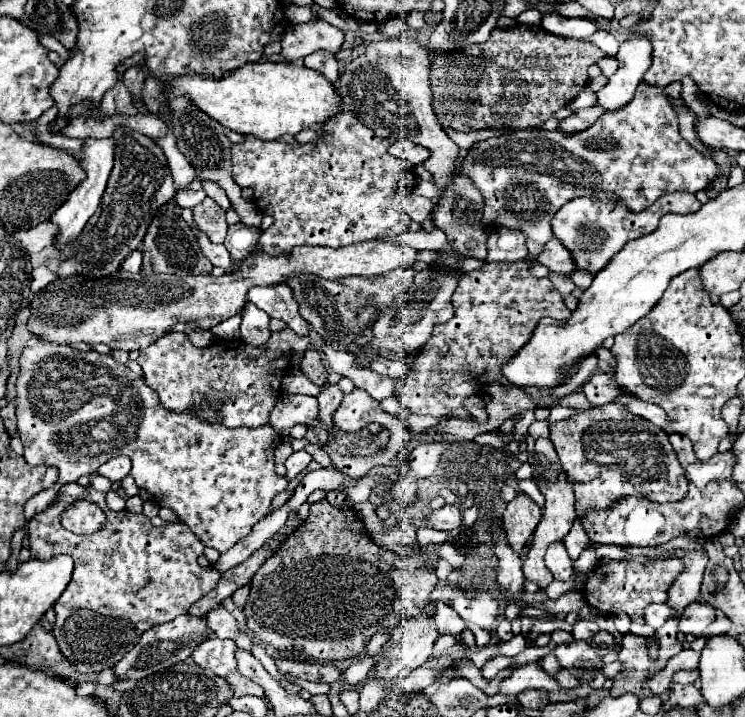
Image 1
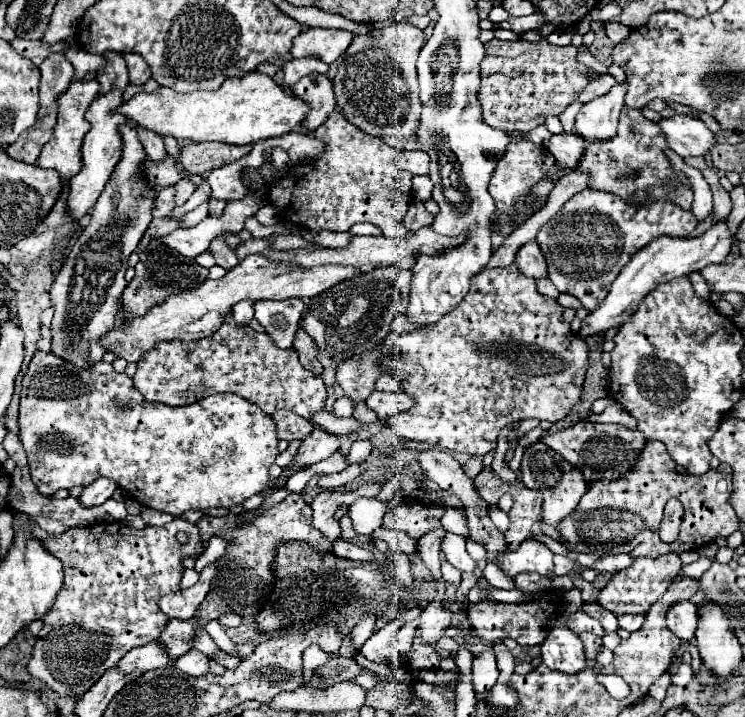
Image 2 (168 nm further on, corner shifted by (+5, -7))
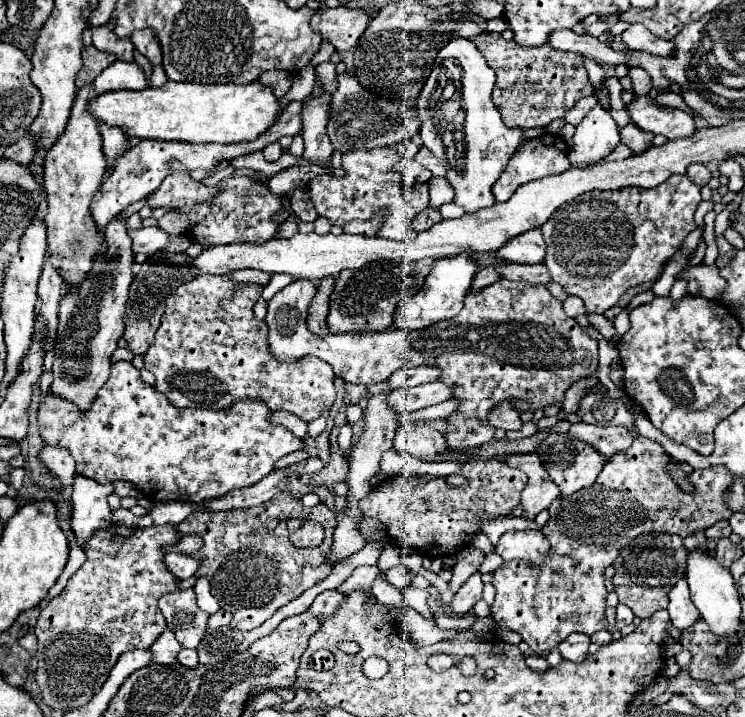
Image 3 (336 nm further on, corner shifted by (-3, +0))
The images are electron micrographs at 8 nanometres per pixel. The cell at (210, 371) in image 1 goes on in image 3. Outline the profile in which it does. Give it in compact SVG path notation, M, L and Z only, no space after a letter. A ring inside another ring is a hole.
M196 277L172 291L172 295L166 299L166 311L162 315L162 325L156 333L156 341L144 355L144 367L156 375L156 389L164 393L174 407L200 407L220 411L230 409L234 401L256 399L266 403L270 411L284 409L306 423L314 421L322 409L332 407L336 389L334 371L330 365L318 361L316 357L304 357L302 361L282 365L270 357L266 345L268 327L264 321L258 321L252 311L262 290L262 285L234 283L228 277Z

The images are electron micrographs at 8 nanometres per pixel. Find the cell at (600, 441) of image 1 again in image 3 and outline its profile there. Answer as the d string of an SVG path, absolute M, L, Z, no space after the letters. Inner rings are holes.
M582 421L570 427L570 435L594 445L606 459L622 449L628 449L628 445L634 441L634 437L630 437L630 433L626 433L622 427L600 427Z

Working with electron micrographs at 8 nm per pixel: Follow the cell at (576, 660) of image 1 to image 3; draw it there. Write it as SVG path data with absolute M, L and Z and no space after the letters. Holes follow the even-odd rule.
M572 633L566 641L562 641L562 645L558 645L558 651L564 659L568 661L584 661L588 655L588 645L590 645L590 637L584 633Z

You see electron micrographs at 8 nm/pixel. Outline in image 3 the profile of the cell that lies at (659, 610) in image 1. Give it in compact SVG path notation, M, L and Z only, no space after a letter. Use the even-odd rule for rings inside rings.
M618 605L616 607L616 629L622 629L626 625L630 625L634 621L634 613L630 613L630 609L626 609L626 605Z

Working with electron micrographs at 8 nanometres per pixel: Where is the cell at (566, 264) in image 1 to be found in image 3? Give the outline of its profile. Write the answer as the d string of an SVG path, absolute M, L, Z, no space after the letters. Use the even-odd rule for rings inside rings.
M530 229L506 241L496 251L496 257L510 261L510 263L542 263L544 251L546 251L546 245L544 245L540 229Z

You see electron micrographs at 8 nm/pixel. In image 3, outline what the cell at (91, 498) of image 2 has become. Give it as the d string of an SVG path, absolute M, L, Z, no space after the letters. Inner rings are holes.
M74 475L72 483L72 529L80 549L86 549L86 541L100 529L112 525L110 507L106 497L112 493L112 485L100 485L84 475Z

